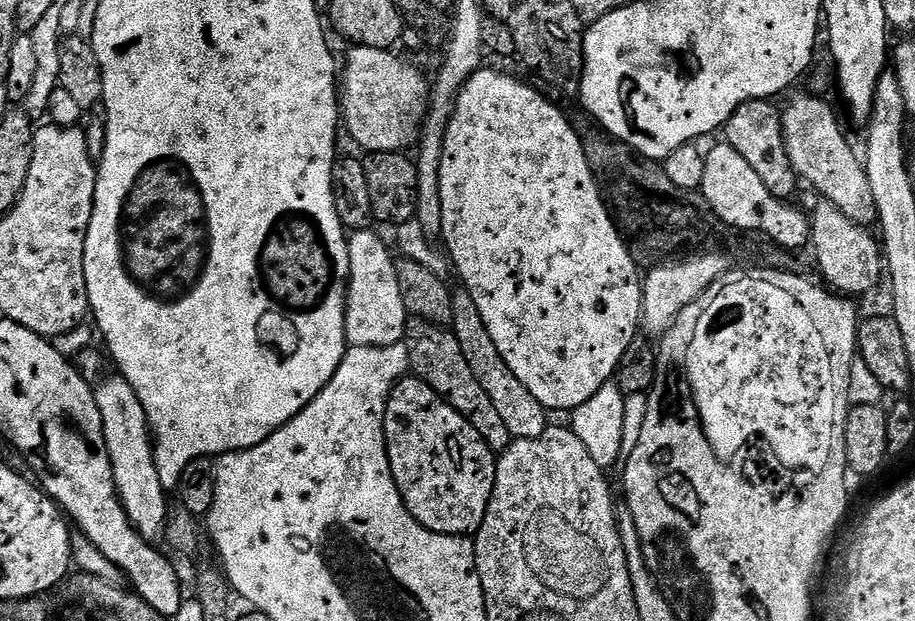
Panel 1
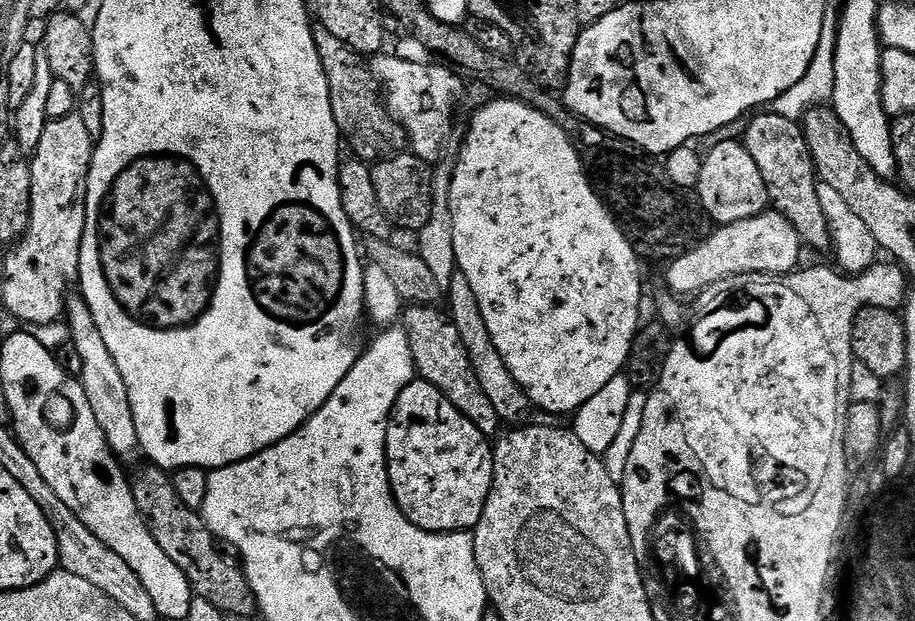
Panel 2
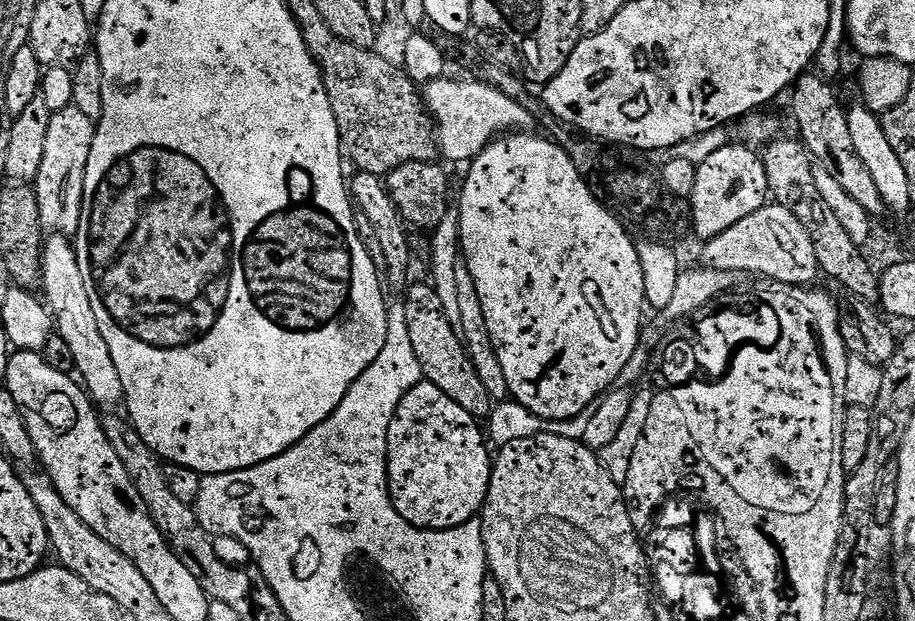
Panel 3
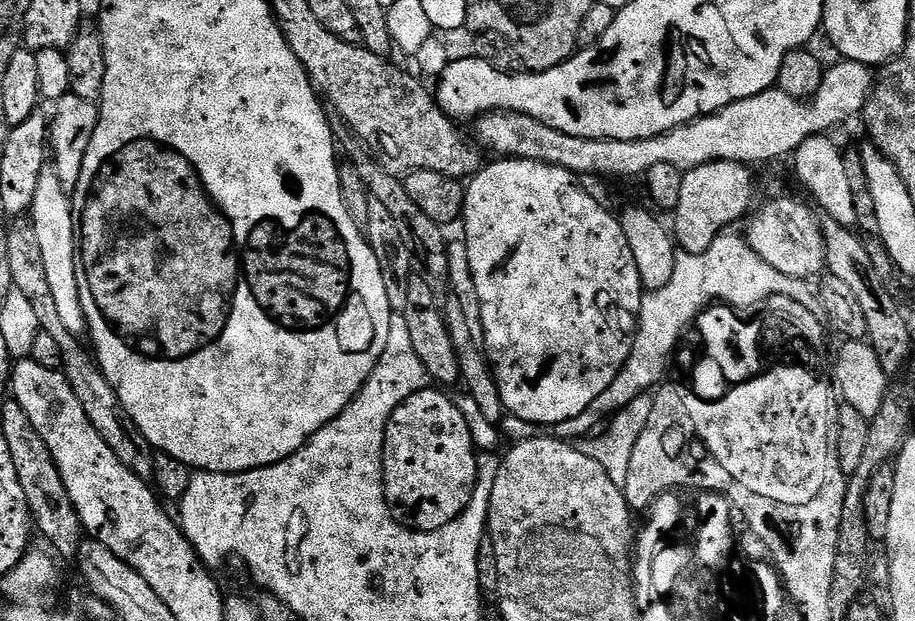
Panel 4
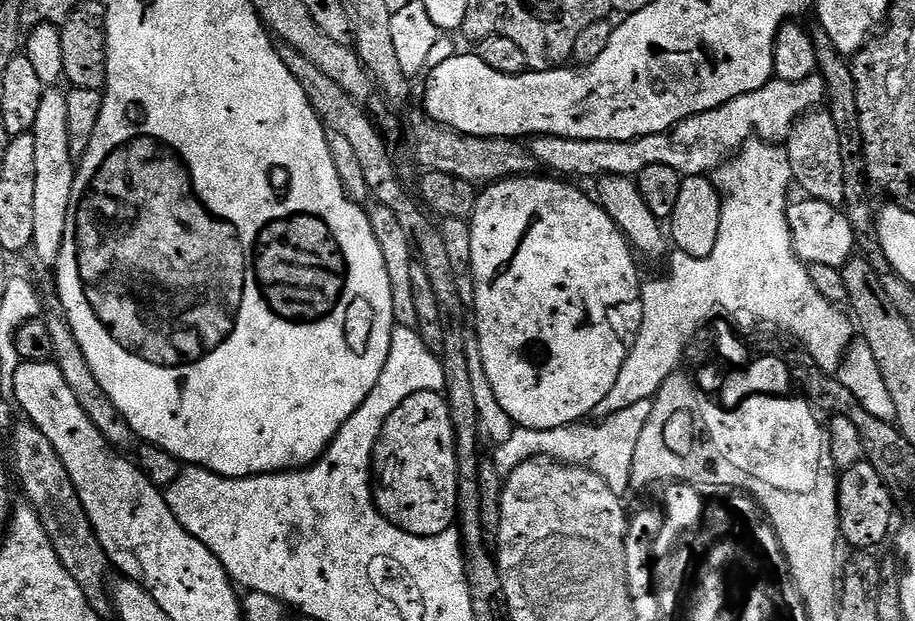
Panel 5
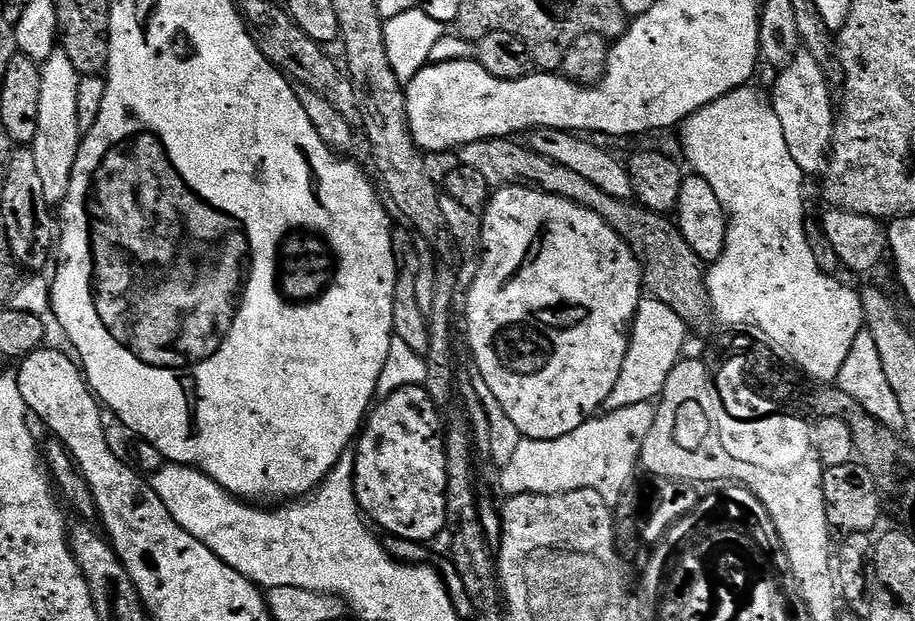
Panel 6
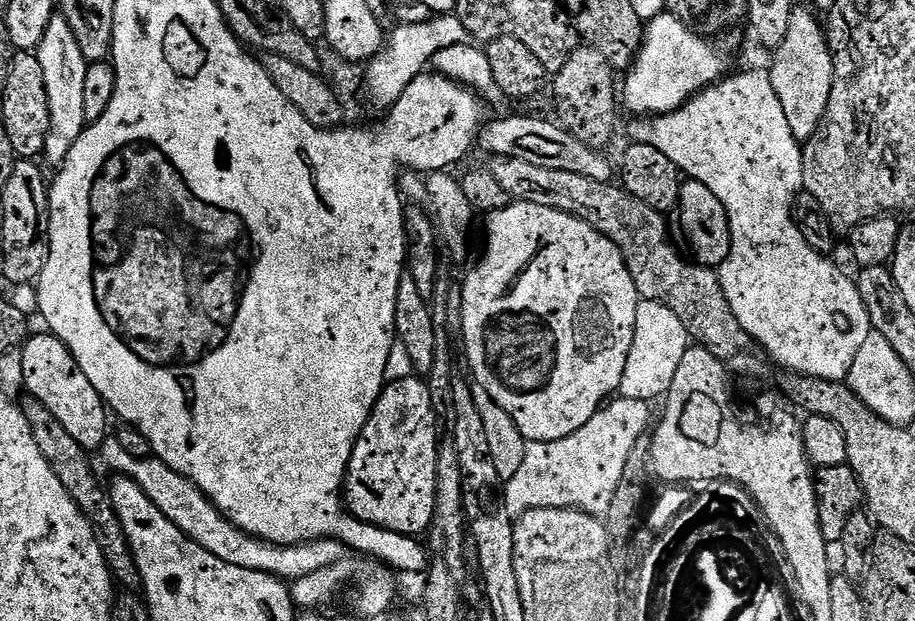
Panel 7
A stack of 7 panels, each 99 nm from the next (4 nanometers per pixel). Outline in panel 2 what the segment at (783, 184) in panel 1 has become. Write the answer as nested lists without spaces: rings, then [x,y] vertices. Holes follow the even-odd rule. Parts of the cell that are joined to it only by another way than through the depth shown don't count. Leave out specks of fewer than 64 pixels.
[[[771,110],[761,111],[752,118],[742,135],[742,143],[750,158],[754,158],[758,174],[762,174],[762,182],[766,182],[769,205],[783,214],[790,226],[794,226],[805,249],[827,253],[832,247],[832,235],[826,214],[822,211],[822,202],[818,202],[816,164],[808,149],[803,127],[797,121],[782,118]]]

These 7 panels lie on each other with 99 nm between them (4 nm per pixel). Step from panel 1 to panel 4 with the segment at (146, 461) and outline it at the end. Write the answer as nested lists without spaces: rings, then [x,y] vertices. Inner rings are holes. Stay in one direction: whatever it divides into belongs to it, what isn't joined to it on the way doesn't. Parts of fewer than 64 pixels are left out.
[[[46,166],[42,170],[42,178],[38,178],[38,194],[34,194],[30,219],[38,234],[38,243],[46,266],[46,279],[58,309],[58,315],[66,330],[70,330],[70,334],[78,338],[83,337],[88,331],[88,323],[78,294],[76,219],[72,217],[71,195],[62,186],[62,182],[58,182],[58,174],[51,166]]]

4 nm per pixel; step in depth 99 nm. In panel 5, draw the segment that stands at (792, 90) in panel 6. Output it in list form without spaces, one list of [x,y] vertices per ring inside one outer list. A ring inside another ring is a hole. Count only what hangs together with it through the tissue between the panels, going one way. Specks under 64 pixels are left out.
[[[813,110],[801,116],[786,141],[786,151],[792,167],[792,179],[801,188],[805,197],[843,205],[843,170],[841,147],[838,146],[837,127],[827,110]]]

